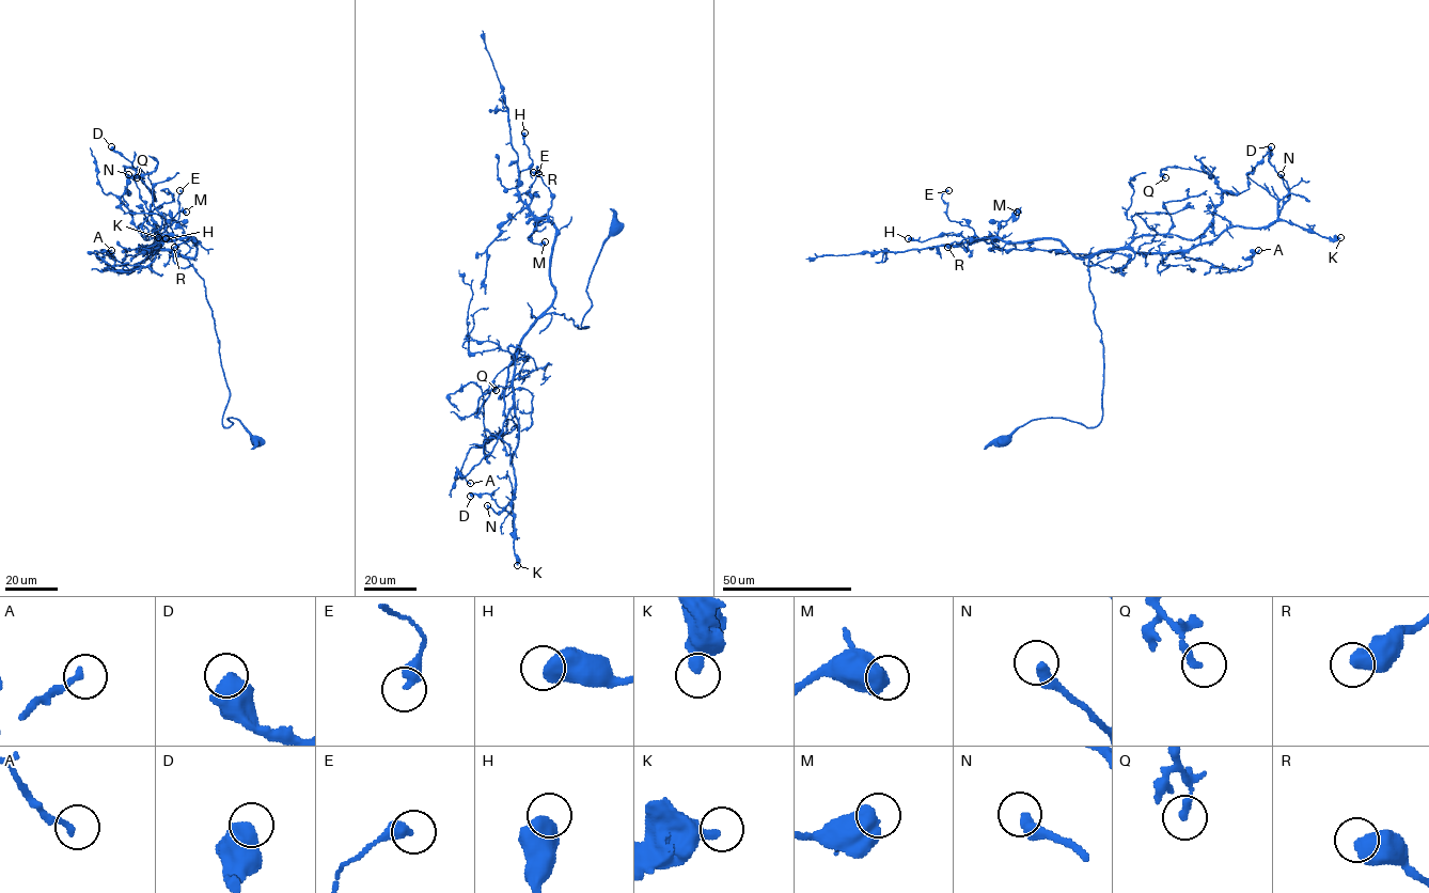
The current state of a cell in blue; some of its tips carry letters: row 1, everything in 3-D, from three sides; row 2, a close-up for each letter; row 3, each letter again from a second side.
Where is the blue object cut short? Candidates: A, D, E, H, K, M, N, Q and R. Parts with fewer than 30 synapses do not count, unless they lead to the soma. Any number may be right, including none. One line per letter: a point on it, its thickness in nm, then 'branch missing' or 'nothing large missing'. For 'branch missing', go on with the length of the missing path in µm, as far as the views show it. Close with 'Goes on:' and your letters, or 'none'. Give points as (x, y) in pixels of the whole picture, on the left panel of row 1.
A: place (111, 250); calibre 240 nm; nothing large missing
D: place (111, 146); calibre 650 nm; nothing large missing
E: place (179, 190); calibre 400 nm; nothing large missing
H: place (166, 238); calibre 600 nm; nothing large missing
K: place (158, 237); calibre 380 nm; nothing large missing
M: place (186, 212); calibre 700 nm; nothing large missing
N: place (128, 174); calibre 400 nm; nothing large missing
Q: place (137, 177); calibre 260 nm; nothing large missing
R: place (174, 247); calibre 600 nm; nothing large missing
Goes on: none

